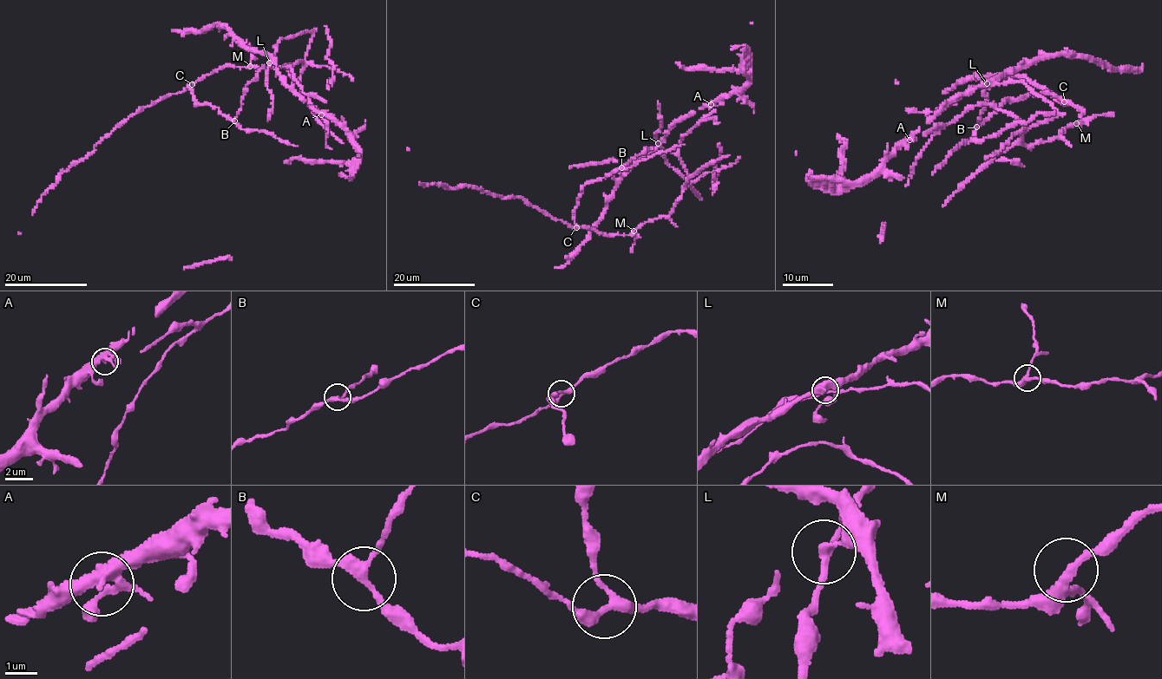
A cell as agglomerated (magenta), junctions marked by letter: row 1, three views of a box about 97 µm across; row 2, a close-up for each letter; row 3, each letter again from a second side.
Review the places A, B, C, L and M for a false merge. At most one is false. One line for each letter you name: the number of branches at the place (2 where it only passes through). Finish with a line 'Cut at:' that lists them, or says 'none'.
Cut at: none

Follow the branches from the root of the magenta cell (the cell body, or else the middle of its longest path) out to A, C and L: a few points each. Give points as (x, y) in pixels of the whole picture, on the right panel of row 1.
A: (1053, 139), (1030, 146), (1021, 143), (1023, 131), (1057, 113), (1017, 81), (982, 82), (956, 94), (909, 140)
C: (1053, 139), (1060, 137), (1060, 132), (1067, 125), (1080, 124), (1083, 108), (1064, 101)
L: (1053, 139), (1030, 146), (1021, 143), (1023, 131), (1057, 113), (1048, 101), (1022, 82), (986, 83)

